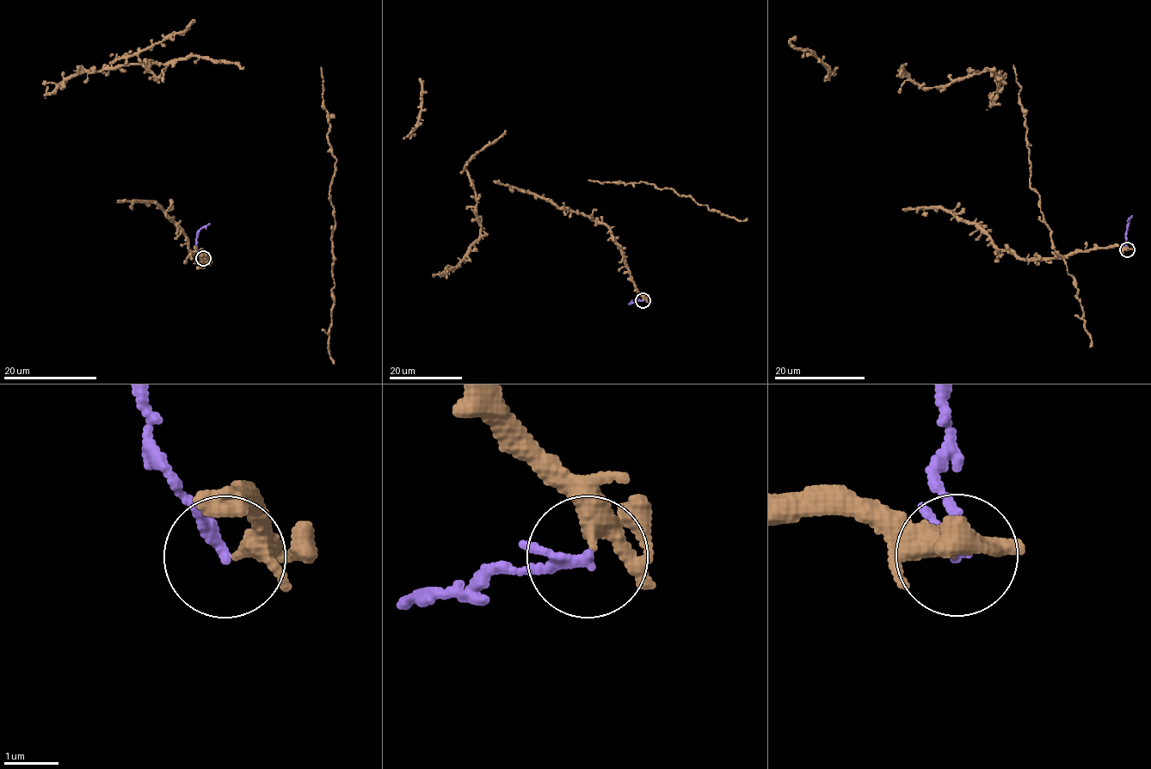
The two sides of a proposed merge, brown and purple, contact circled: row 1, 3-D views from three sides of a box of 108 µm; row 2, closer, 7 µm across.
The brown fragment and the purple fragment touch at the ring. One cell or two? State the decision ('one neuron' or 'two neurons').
two neurons

